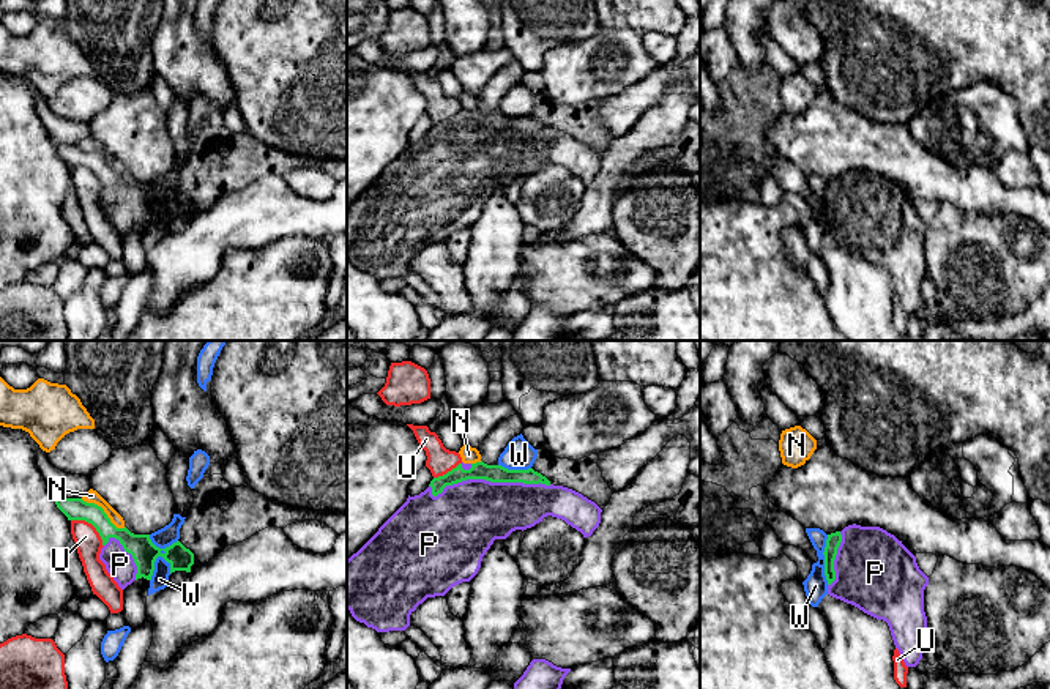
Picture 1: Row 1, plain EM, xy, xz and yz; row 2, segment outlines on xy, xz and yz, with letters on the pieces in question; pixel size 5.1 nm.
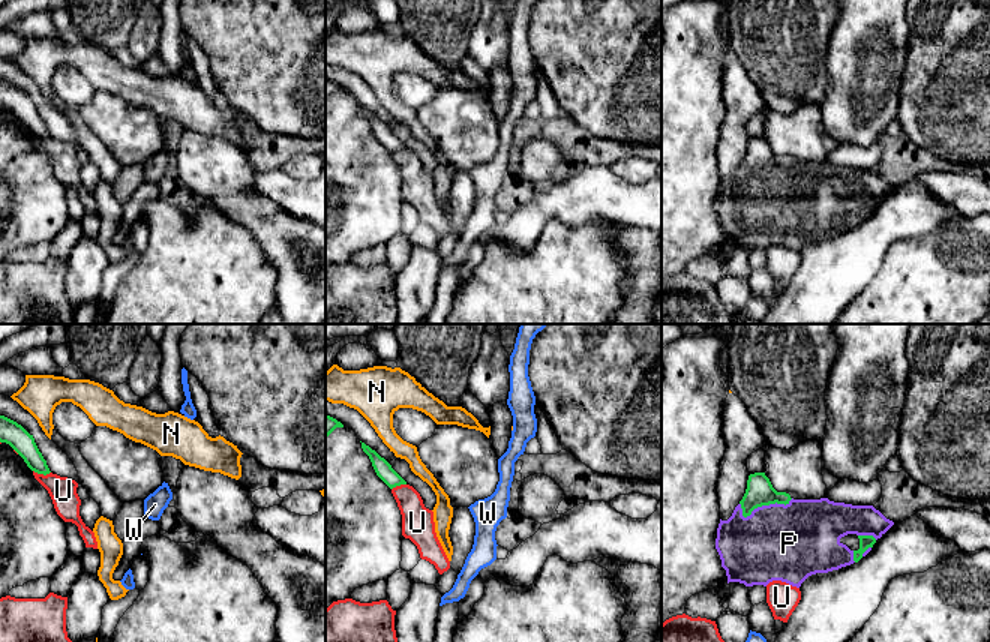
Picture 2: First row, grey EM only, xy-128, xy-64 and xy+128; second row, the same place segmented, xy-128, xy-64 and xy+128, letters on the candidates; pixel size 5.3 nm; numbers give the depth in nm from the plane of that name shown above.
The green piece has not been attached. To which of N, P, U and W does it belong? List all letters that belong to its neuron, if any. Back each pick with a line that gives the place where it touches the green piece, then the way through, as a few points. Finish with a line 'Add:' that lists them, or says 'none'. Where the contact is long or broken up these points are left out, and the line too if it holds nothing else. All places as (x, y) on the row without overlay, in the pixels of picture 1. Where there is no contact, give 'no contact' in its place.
P: xz (487, 126)
Add: P

